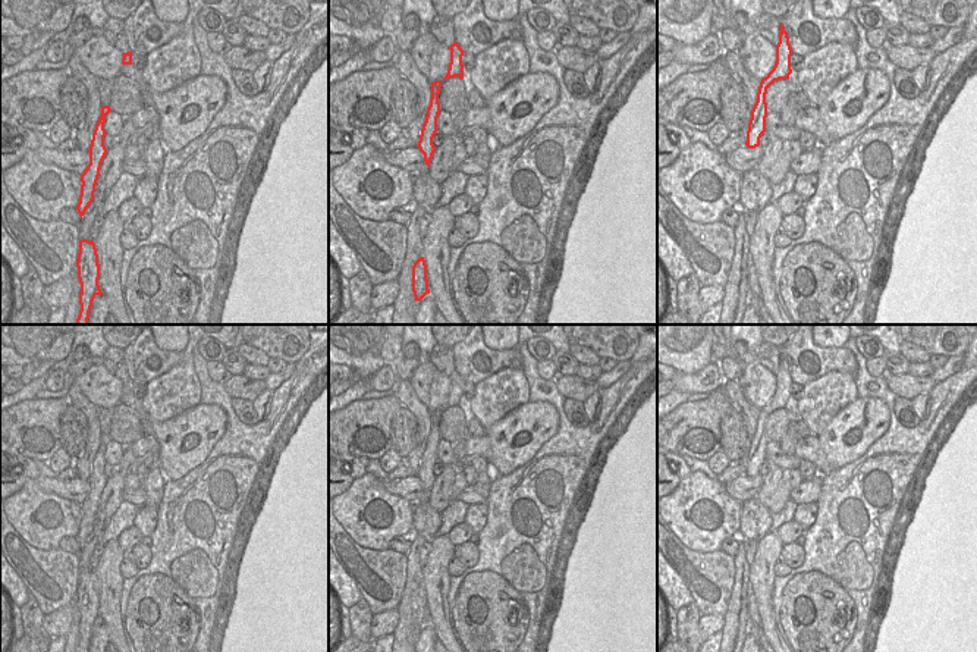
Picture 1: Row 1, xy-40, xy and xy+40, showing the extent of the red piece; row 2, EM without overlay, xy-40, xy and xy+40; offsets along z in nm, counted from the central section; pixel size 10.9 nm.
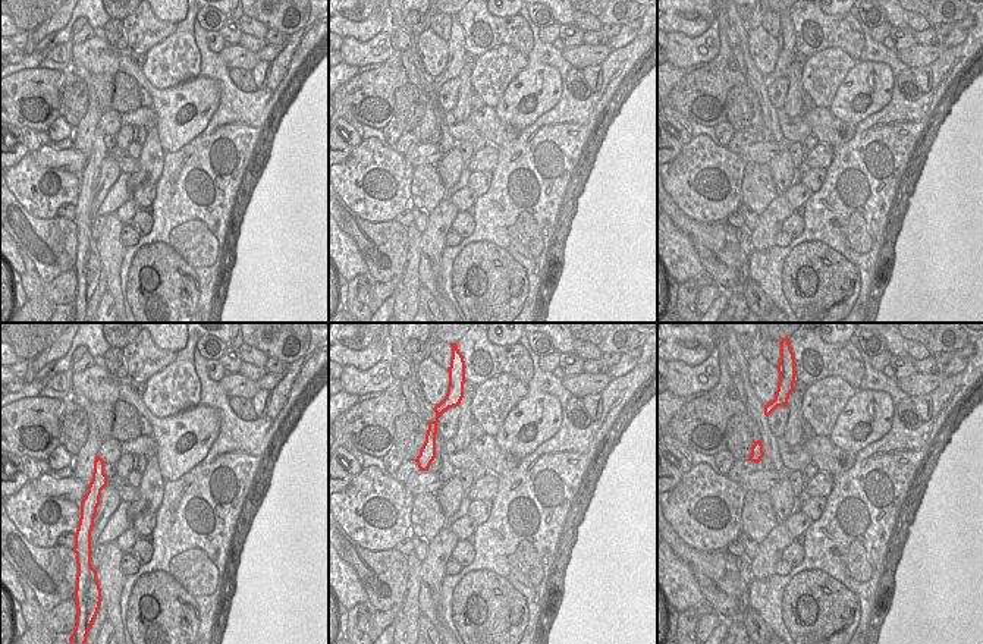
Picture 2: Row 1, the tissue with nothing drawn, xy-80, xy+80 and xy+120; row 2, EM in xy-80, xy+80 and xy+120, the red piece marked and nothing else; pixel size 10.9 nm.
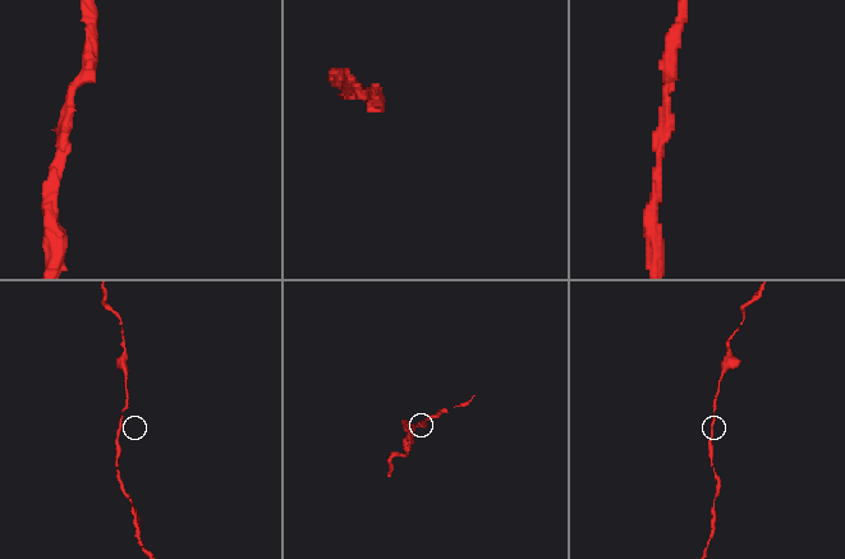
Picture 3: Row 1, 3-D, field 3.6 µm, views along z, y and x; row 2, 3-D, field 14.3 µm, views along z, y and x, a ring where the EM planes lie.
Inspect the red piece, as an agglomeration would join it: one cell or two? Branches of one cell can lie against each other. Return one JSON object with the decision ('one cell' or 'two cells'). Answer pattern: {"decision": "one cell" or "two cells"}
{"decision": "one cell"}

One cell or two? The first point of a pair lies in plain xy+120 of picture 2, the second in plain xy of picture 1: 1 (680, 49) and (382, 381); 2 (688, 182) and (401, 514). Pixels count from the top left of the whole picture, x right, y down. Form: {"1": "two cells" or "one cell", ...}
{"1": "one cell", "2": "one cell"}

